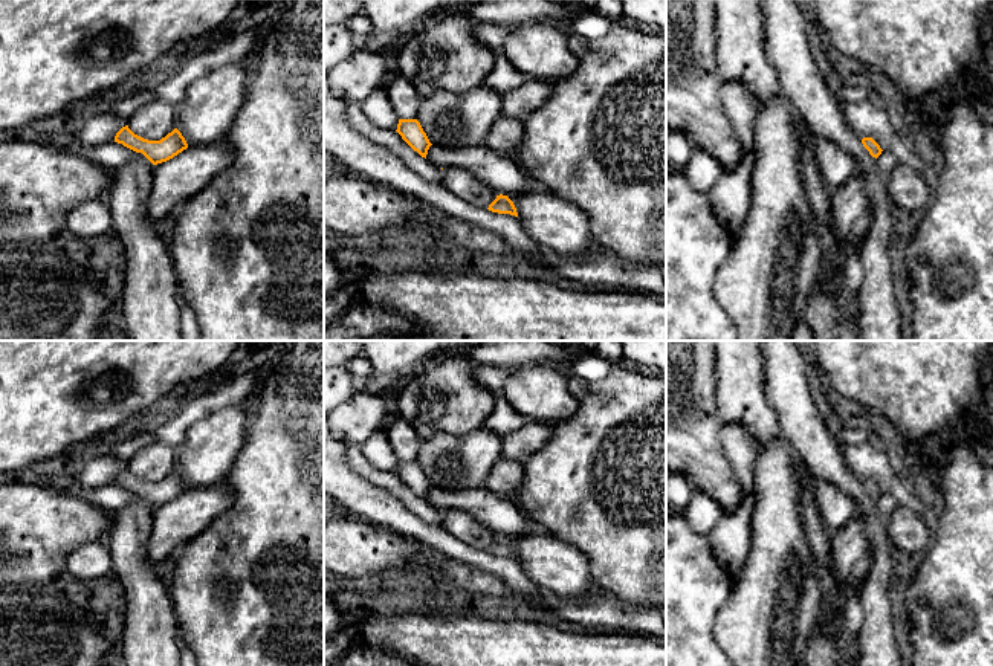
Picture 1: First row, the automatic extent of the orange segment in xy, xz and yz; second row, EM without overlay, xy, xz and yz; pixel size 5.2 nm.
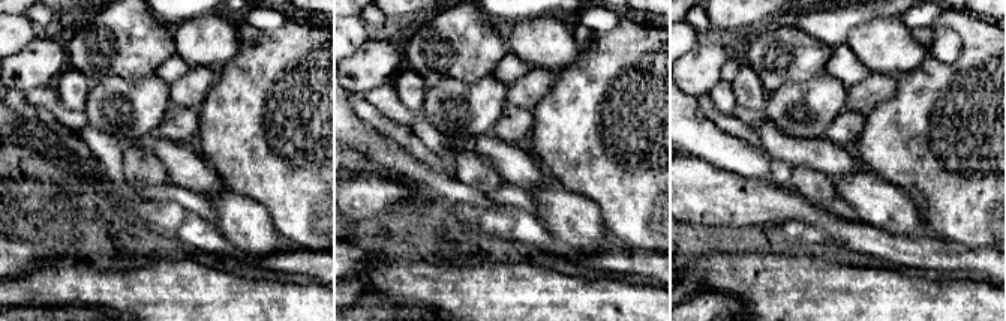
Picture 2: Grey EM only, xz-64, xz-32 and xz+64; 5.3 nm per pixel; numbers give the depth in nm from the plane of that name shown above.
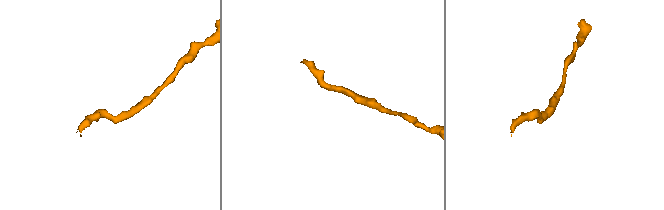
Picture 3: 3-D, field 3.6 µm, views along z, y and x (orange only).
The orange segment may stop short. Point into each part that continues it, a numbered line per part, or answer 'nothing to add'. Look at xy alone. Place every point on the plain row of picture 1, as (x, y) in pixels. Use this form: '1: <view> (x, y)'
nothing to add

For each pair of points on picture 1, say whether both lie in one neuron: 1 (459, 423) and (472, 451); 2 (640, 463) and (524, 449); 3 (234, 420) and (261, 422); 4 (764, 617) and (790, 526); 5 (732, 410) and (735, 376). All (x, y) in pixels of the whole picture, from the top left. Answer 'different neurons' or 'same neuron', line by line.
1: different neurons
2: different neurons
3: different neurons
4: same neuron
5: same neuron

